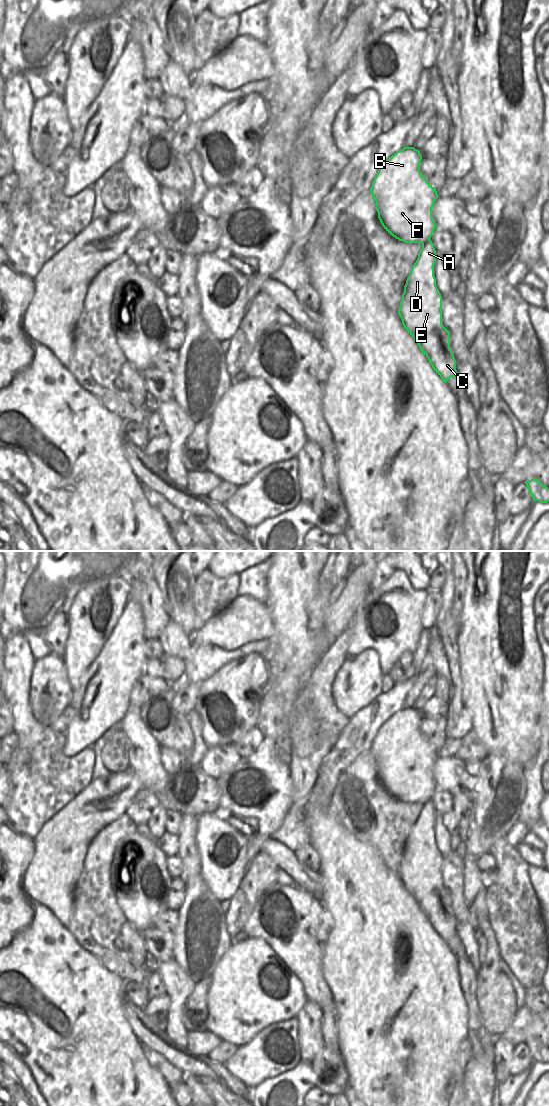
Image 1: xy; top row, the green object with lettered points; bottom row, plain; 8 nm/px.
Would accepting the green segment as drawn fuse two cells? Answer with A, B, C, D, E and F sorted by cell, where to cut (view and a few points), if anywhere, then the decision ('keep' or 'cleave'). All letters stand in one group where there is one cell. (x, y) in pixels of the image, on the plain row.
groups A B C D E F; cut none; keep

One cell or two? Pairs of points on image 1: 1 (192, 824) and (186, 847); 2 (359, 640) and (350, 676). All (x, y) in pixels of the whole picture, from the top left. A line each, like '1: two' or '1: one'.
1: one
2: two

